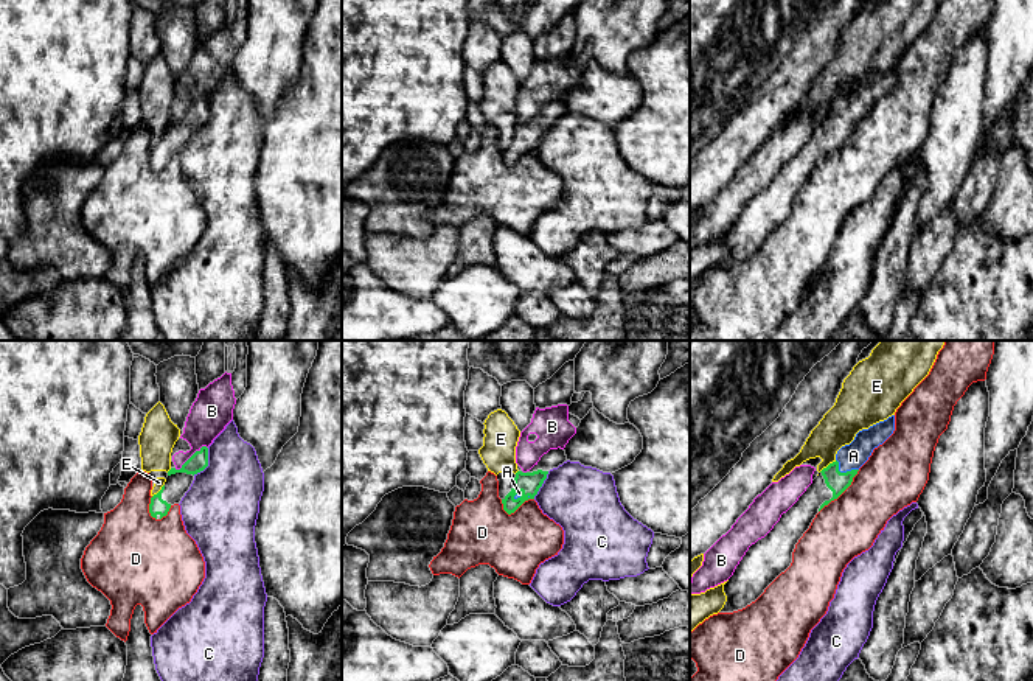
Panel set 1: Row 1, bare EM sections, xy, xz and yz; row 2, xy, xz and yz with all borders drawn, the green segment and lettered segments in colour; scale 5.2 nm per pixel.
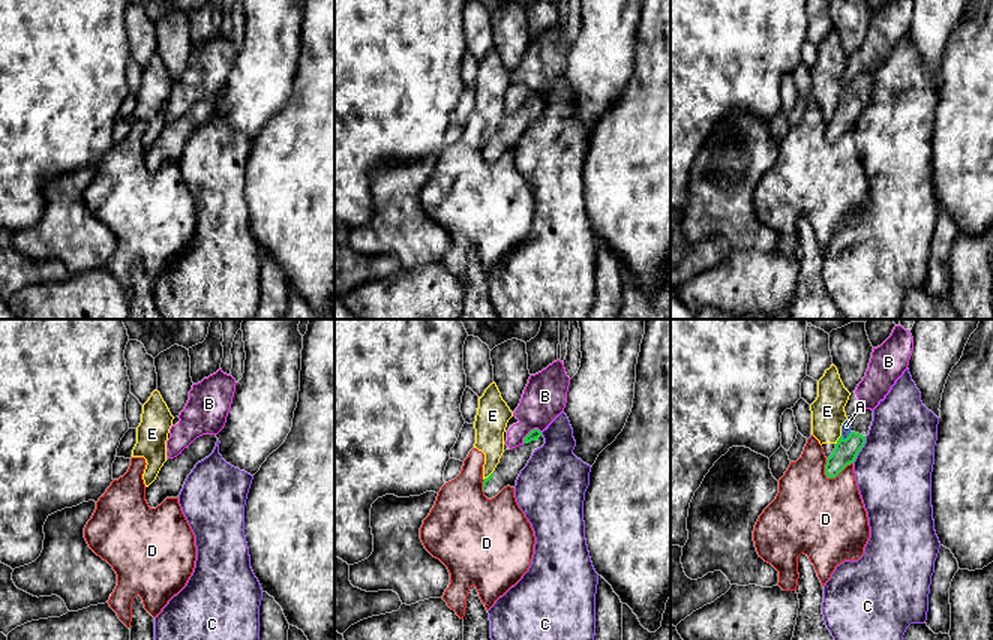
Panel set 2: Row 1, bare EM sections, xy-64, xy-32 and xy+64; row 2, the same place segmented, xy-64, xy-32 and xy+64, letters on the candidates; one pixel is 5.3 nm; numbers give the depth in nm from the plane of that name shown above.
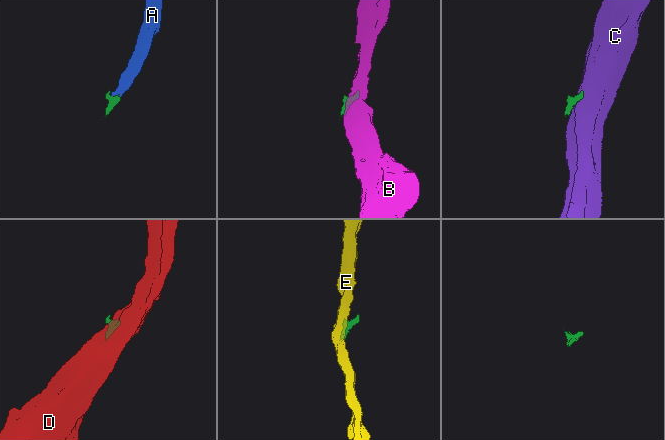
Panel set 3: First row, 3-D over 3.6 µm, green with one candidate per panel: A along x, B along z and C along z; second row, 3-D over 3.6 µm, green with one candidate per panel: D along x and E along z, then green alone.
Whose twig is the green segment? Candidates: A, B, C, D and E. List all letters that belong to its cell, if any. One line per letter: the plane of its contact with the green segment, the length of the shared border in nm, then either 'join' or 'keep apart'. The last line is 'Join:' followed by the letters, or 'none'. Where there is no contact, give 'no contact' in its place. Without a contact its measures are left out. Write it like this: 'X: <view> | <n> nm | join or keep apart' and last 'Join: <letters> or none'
A: yz | 130 nm | join
B: xy | 200 nm | keep apart
C: xy | 170 nm | keep apart
D: yz | 300 nm | keep apart
E: yz | 110 nm | keep apart
Join: A

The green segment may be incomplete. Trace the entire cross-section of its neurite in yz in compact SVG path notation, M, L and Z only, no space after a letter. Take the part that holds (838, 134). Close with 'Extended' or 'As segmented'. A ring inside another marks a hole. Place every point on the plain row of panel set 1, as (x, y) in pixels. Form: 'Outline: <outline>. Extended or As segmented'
Outline: M895 67L859 82L850 96L837 103L836 112L819 124L774 180L749 199L724 236L727 253L719 264L746 260L791 218L795 196L809 180L816 166L851 137L873 101L882 96L893 82Z. Extended

